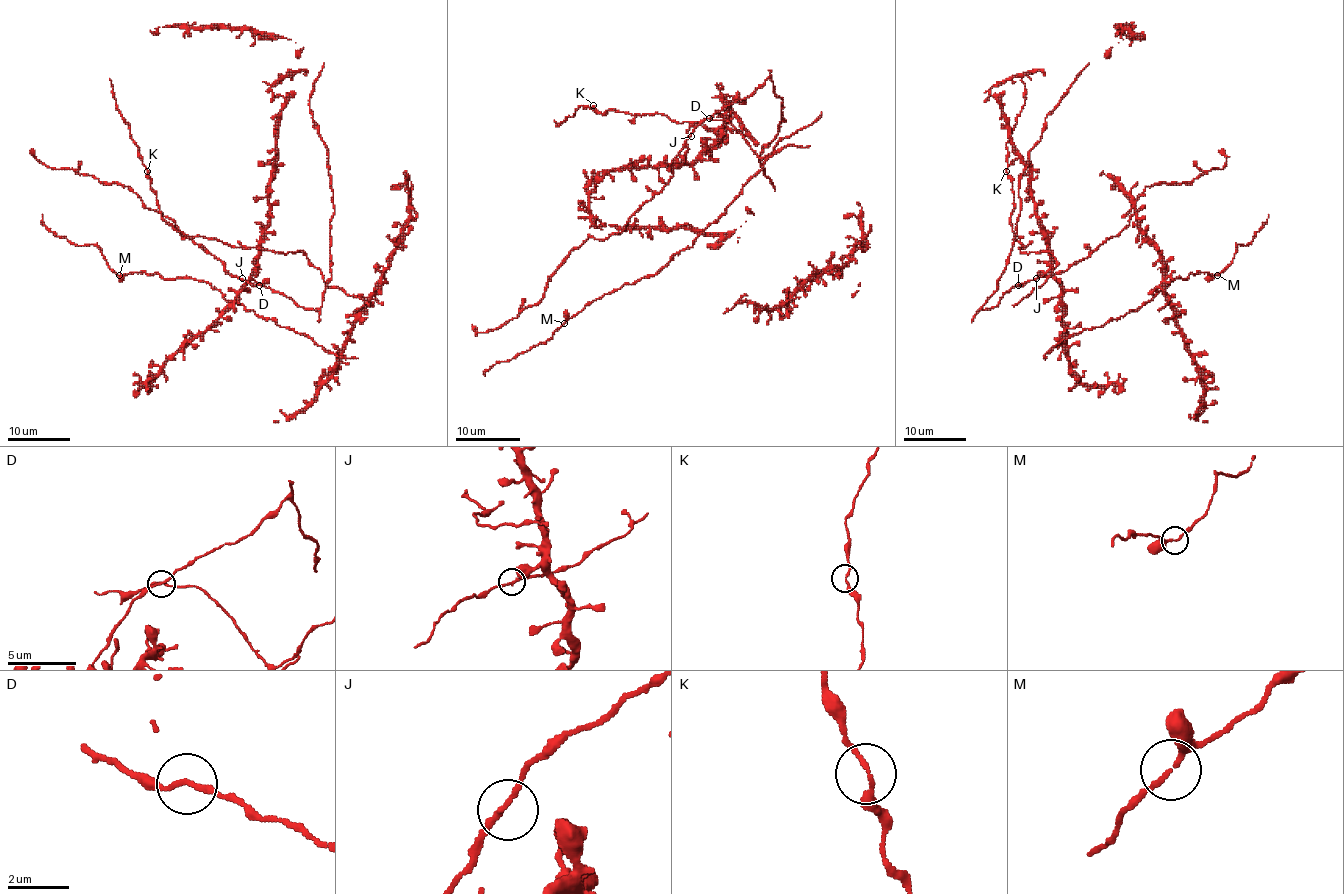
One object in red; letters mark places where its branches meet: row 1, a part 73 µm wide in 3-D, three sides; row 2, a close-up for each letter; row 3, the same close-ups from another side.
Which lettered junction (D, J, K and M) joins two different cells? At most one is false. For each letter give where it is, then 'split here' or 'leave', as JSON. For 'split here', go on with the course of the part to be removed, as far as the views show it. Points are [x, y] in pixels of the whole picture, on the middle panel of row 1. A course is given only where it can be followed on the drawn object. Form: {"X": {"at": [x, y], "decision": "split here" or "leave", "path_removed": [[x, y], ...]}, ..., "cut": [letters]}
{"D": {"at": [709, 118], "decision": "leave"}, "J": {"at": [691, 136], "decision": "leave"}, "K": {"at": [593, 105], "decision": "leave"}, "M": {"at": [564, 323], "decision": "leave"}, "cut": []}

